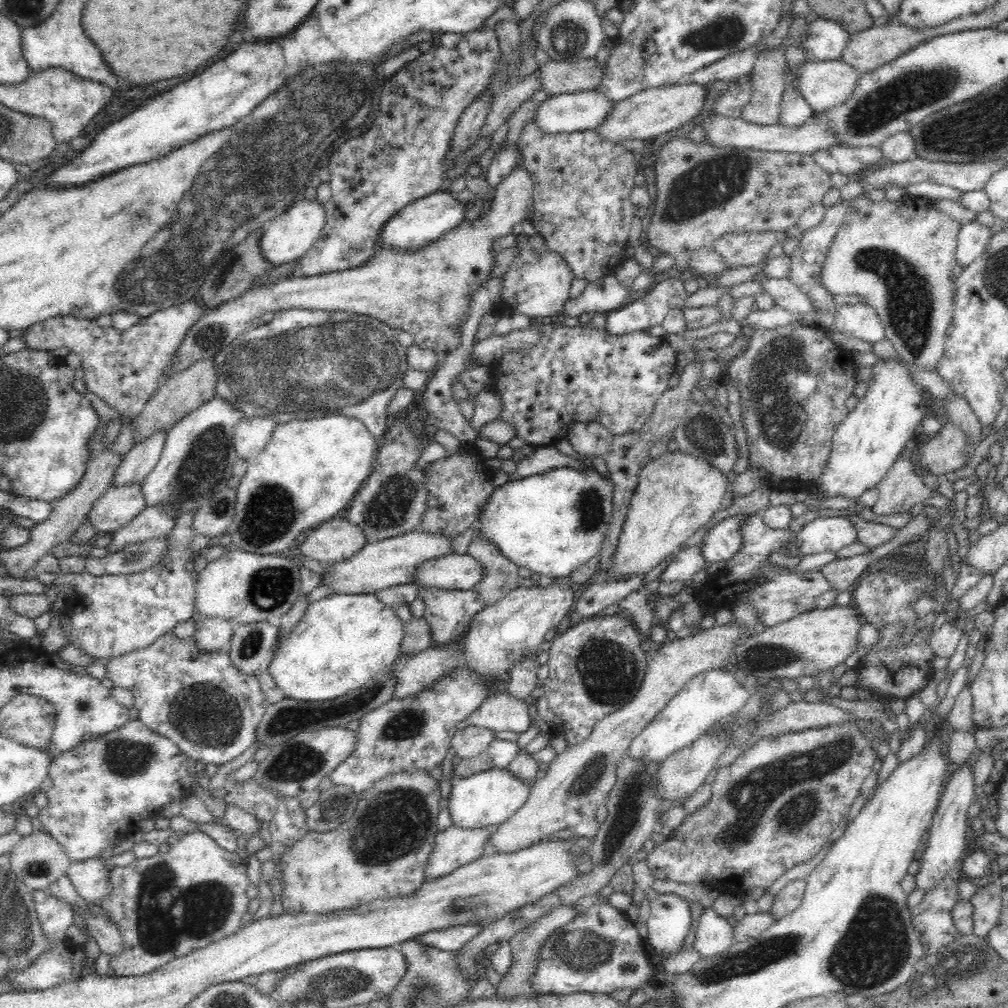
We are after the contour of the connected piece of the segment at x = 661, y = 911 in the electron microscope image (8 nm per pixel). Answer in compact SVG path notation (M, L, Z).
M659 894L650 902L648 936L649 950L656 950L666 957L676 955L689 933L692 922L690 902L677 894Z

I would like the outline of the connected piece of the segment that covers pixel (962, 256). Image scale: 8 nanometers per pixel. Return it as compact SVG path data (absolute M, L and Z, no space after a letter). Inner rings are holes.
M973 220L963 221L954 250L956 264L963 268L972 264L984 252L990 238L991 233L986 226L980 226Z

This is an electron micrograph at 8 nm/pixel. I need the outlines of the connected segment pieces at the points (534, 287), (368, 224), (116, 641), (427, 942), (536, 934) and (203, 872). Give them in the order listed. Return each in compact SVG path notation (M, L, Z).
M520 234L516 236L514 247L518 251L502 275L502 288L492 307L493 312L498 312L501 317L520 312L531 320L558 319L563 312L564 303L568 300L570 282L574 280L570 265L558 253L548 251L544 240Z
M483 27L463 33L455 48L431 46L418 58L406 63L385 79L379 109L366 132L342 142L329 155L331 198L324 204L326 225L320 238L294 263L294 277L307 277L359 267L374 254L374 246L388 218L407 204L440 190L444 185L445 162L456 125L464 109L485 92L492 76L500 70L500 45L494 29Z
M193 512L175 520L172 530L164 537L166 556L159 564L147 570L128 575L93 576L82 571L80 574L62 574L70 584L71 594L60 612L60 627L66 633L66 644L76 645L106 666L108 660L141 648L148 648L157 638L168 634L177 624L192 618L194 594L198 573L190 568L195 559L190 550L194 538L192 529Z
M454 926L444 930L434 930L415 937L417 944L425 948L438 948L442 951L458 951L474 936L482 931L483 926Z
M566 905L562 908L554 908L546 913L546 916L538 918L534 924L530 924L527 928L520 930L509 942L512 947L512 964L506 974L501 975L501 980L495 986L497 998L501 1000L514 1000L518 996L524 996L529 1000L538 1000L543 994L536 991L534 987L534 976L536 976L536 968L540 962L540 948L544 948L544 942L548 940L554 931L564 927L575 918L575 906Z
M202 831L183 834L170 845L167 852L157 852L148 858L135 858L124 867L112 867L109 899L101 907L114 919L113 923L126 946L122 954L110 958L109 968L114 971L115 977L148 975L176 958L187 956L236 933L240 929L242 916L247 913L249 902L246 870L246 859L236 852L224 850Z

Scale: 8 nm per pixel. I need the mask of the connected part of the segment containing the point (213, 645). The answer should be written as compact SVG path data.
M200 617L195 622L192 636L198 651L218 652L225 648L234 631L234 622L218 617Z

